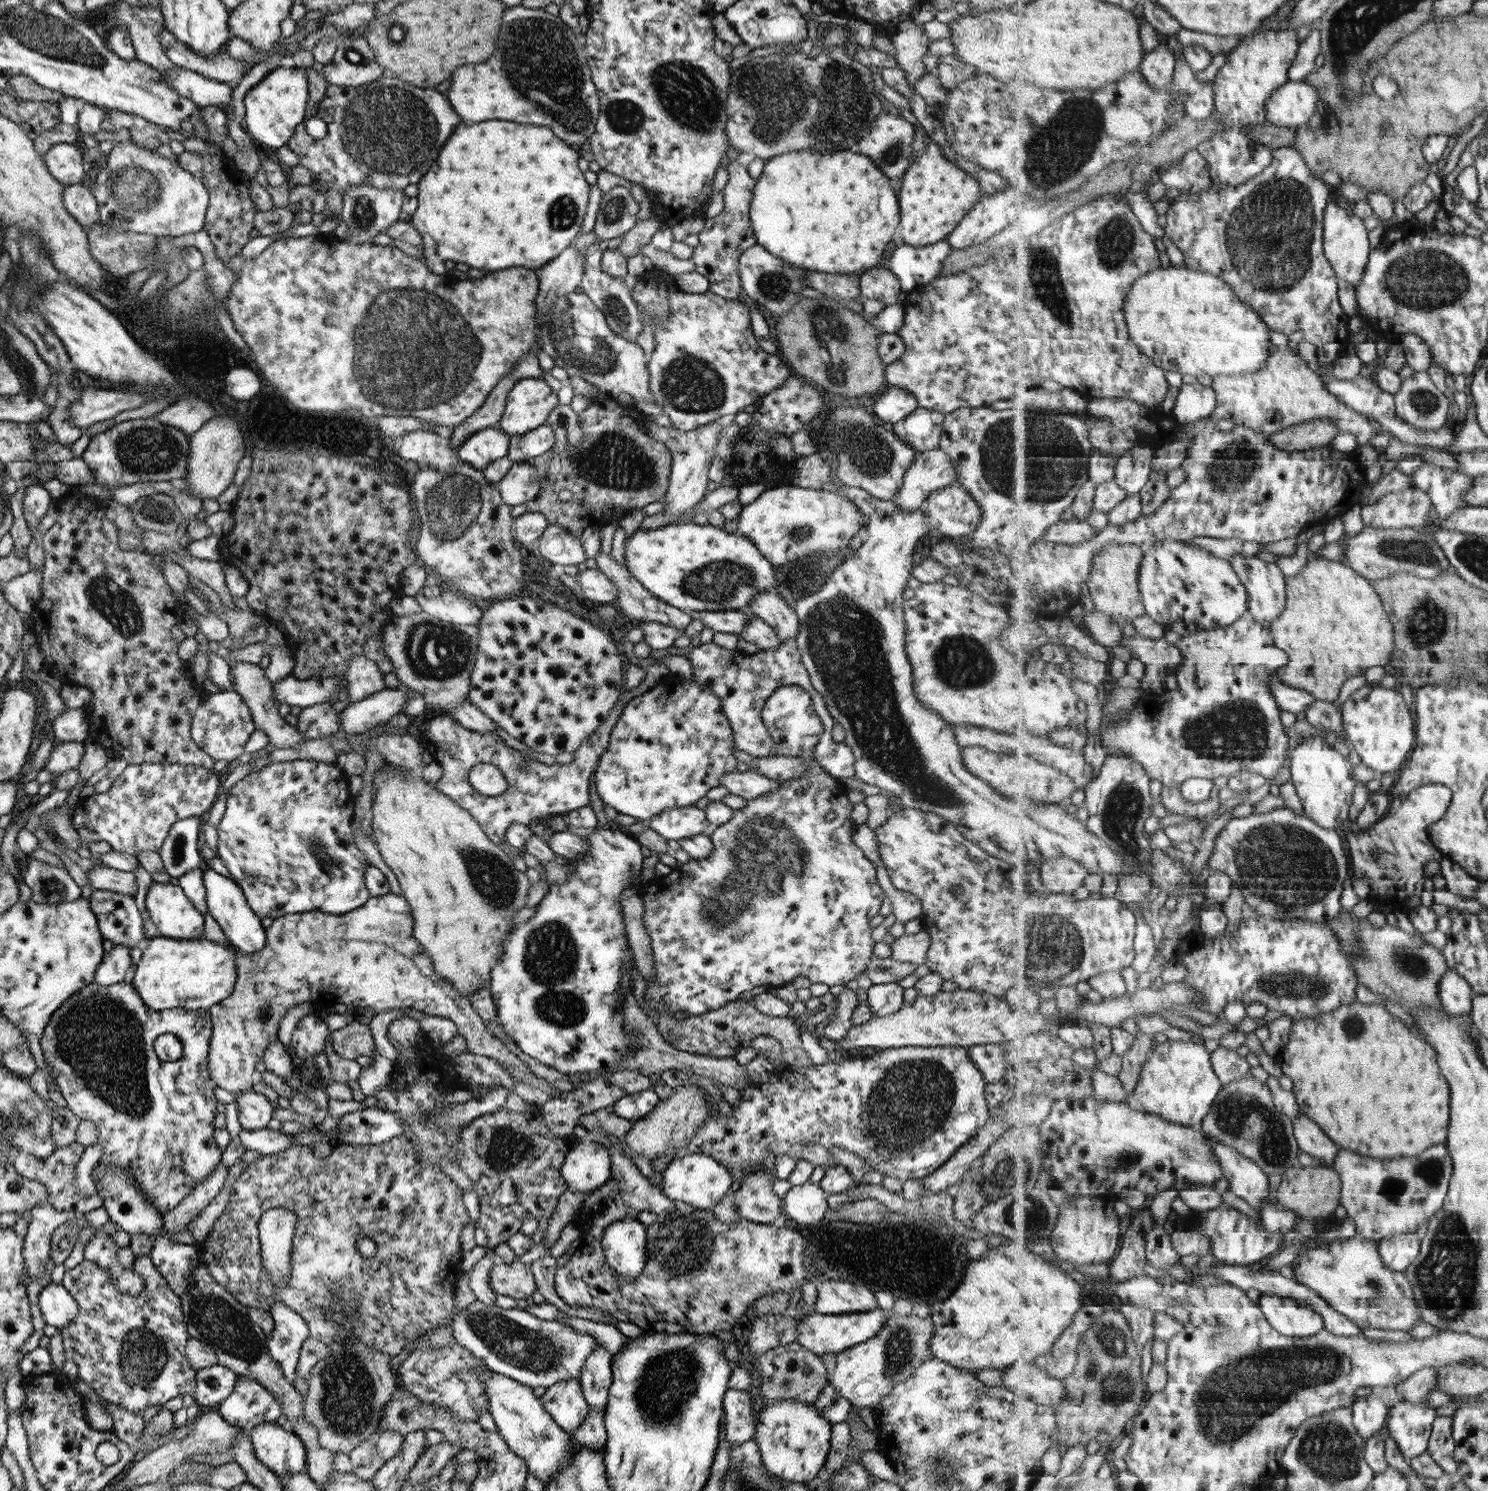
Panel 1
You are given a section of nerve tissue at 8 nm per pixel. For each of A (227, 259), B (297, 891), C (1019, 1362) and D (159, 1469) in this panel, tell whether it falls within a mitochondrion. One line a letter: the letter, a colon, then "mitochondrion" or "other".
A: other
B: other
C: other
D: other

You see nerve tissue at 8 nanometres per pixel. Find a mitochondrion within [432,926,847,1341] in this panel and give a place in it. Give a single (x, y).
(690, 1235)

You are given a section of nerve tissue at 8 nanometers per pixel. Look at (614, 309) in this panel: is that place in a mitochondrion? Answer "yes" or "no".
yes

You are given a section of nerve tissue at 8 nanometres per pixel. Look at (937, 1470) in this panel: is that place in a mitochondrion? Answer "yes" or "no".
yes

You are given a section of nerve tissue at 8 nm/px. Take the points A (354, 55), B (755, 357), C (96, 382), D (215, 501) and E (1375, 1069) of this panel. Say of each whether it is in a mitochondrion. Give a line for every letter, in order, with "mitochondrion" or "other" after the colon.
A: mitochondrion
B: other
C: other
D: other
E: other

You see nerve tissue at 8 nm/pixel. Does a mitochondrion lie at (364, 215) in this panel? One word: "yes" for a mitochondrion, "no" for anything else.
yes

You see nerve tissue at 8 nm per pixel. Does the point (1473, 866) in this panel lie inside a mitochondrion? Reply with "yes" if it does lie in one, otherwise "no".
no

